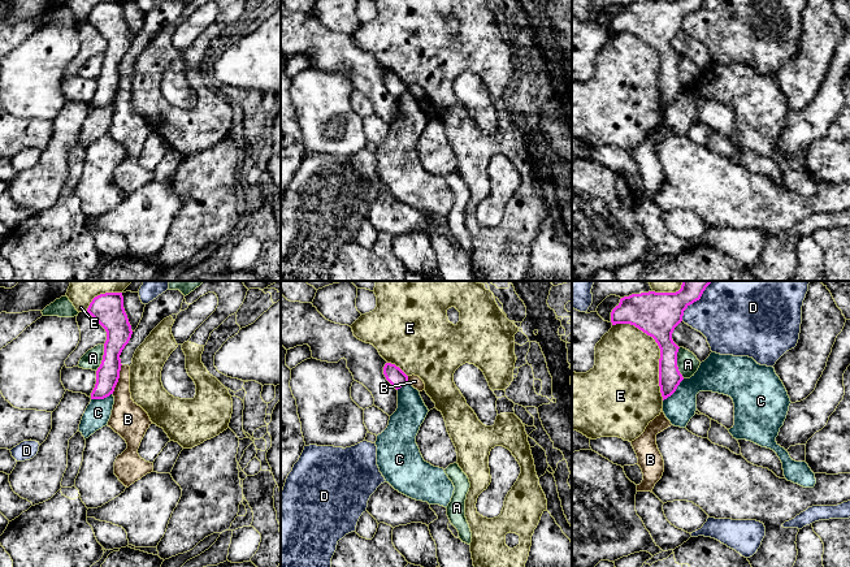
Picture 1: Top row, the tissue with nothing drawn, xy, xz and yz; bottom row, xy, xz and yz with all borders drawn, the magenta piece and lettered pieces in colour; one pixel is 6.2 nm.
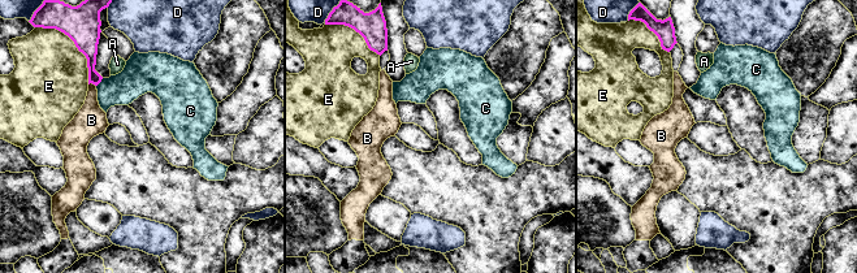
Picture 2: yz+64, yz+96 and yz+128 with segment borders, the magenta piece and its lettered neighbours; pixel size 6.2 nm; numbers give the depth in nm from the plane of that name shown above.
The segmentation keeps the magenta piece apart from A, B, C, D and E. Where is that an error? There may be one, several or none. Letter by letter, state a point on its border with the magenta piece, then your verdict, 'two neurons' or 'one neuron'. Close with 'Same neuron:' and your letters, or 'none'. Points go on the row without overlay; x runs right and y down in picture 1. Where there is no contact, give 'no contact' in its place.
A: contact yz (676, 72); two neurons
B: contact xy (118, 86); two neurons
C: contact yz (675, 99); two neurons
D: contact yz (690, 12); two neurons
E: contact yz (659, 56); two neurons
Same neuron: none

